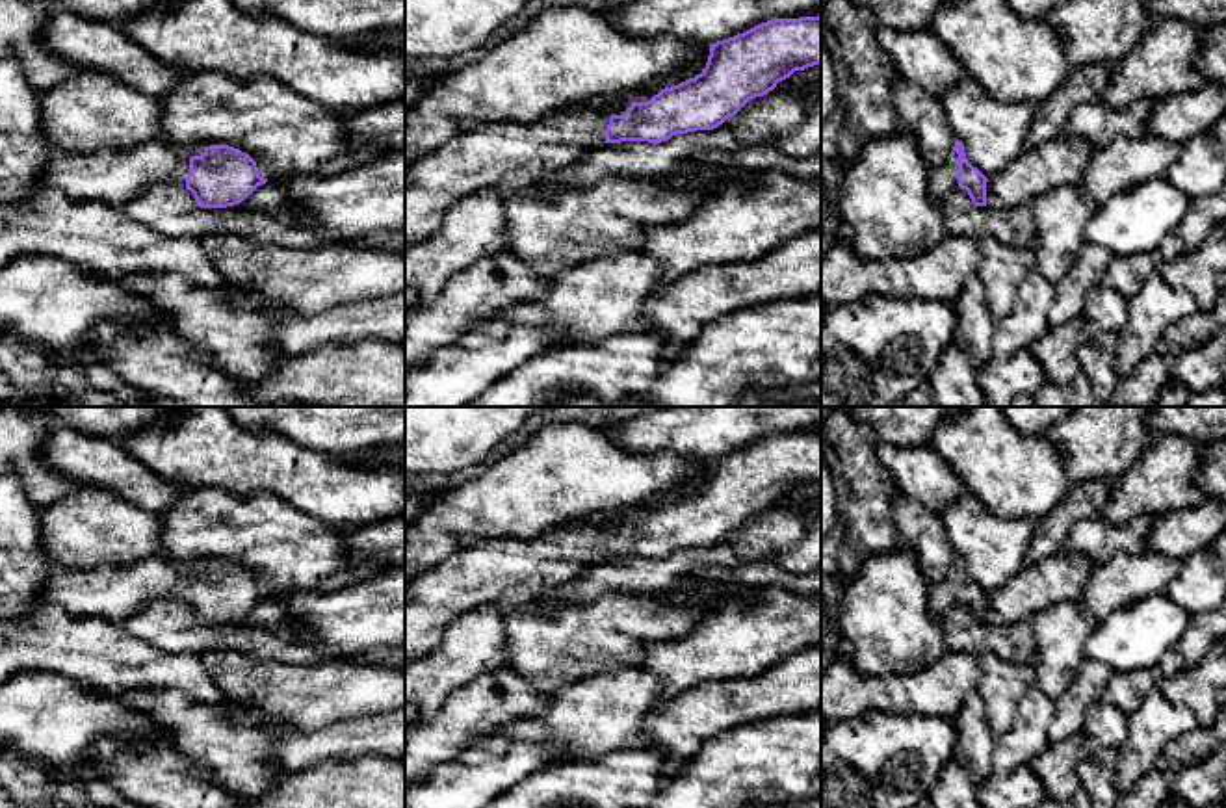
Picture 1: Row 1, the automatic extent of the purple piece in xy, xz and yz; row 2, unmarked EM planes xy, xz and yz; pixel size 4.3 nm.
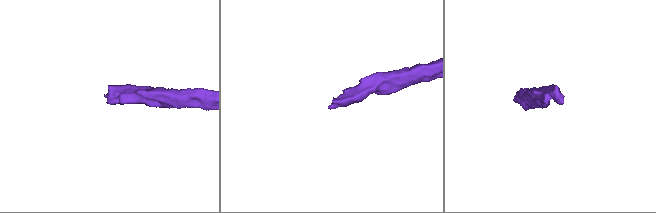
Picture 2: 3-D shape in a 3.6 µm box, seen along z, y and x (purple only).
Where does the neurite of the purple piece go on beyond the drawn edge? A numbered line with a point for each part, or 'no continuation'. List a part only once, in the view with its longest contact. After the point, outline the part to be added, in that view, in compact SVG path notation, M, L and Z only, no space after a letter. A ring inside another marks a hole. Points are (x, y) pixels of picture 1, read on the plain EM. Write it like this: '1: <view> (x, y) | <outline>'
1: xz (513, 571) | M632 518L570 524L537 537L477 542L405 585L405 669L438 650L451 622L472 609L544 598L606 557L611 531Z

